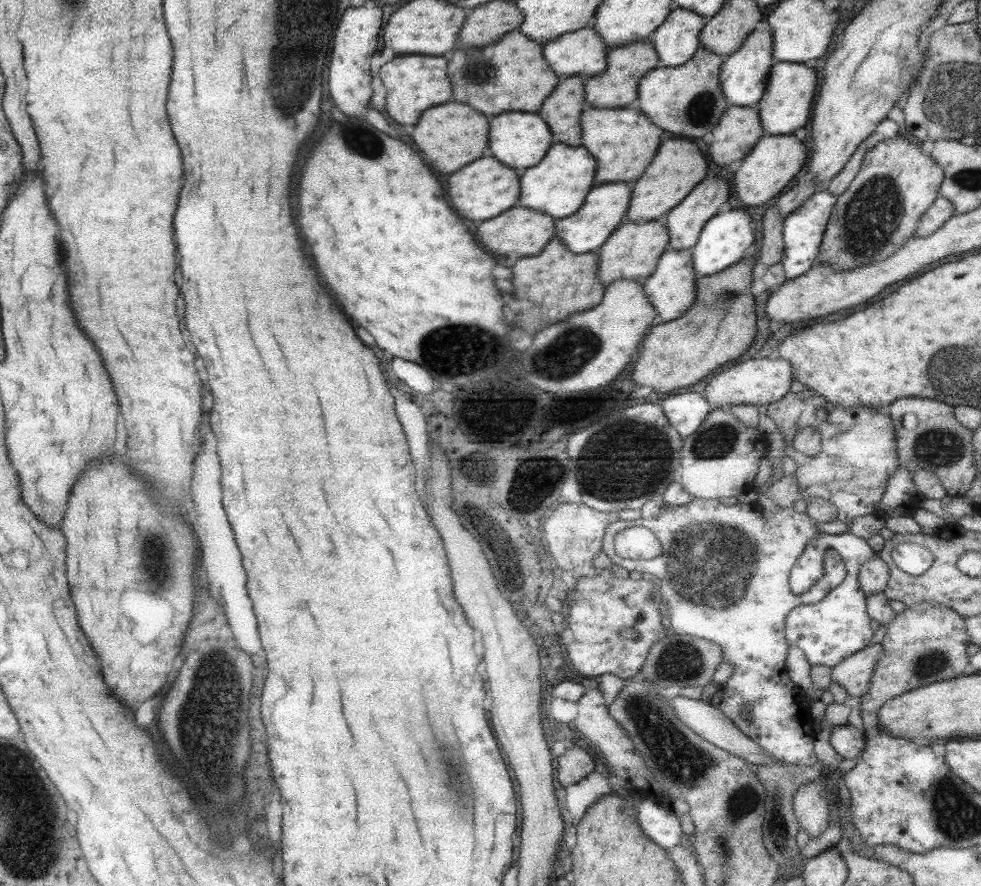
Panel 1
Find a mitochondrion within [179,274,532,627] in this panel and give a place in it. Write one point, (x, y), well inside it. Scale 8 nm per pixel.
(450, 347)

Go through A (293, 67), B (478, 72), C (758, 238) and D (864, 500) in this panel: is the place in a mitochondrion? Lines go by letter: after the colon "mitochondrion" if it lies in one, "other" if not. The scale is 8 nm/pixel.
A: mitochondrion
B: mitochondrion
C: other
D: other

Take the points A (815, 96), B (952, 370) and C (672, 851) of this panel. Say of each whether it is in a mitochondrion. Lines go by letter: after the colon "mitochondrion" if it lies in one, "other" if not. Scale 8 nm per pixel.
A: other
B: mitochondrion
C: other

